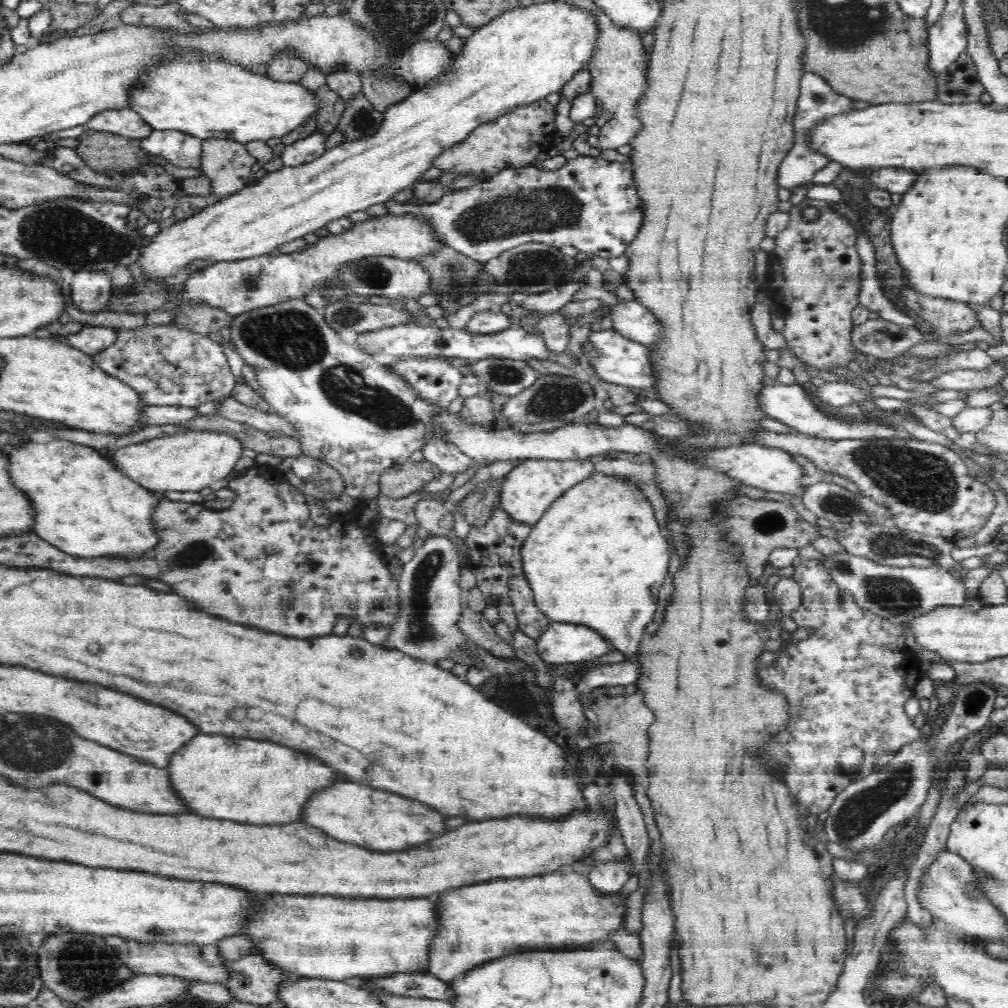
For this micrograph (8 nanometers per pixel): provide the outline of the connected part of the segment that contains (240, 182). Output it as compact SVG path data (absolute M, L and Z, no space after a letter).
M210 139L204 140L201 147L201 170L212 186L211 201L222 200L222 197L230 196L244 187L249 187L254 174L252 167L257 164L256 158L250 156L246 146L231 140Z

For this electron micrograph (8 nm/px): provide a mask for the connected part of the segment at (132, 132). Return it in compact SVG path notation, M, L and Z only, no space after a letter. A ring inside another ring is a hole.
M130 107L118 110L103 110L85 122L84 127L98 132L111 132L124 138L144 139L153 128L144 122Z

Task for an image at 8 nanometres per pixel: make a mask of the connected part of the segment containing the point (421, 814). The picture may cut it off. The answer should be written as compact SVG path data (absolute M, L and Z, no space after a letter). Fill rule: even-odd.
M338 782L310 798L304 812L304 822L322 828L332 838L362 844L362 848L378 848L378 852L410 849L410 844L413 847L426 840L434 840L434 836L442 836L442 832L448 832L444 824L446 816L430 812L426 804L418 804L402 796L394 796L392 792L382 792L354 782Z

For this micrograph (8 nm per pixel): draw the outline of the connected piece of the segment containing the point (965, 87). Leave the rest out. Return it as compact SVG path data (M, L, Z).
M967 50L936 76L937 100L944 104L968 104L980 101L984 85L980 82L972 57Z

